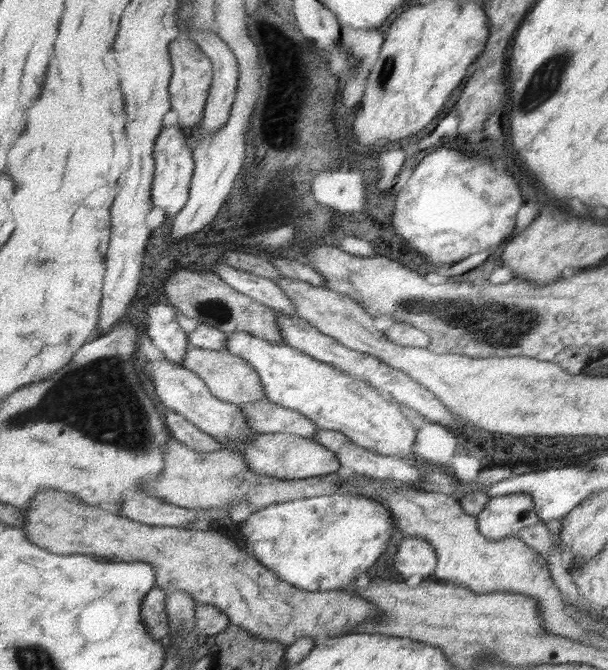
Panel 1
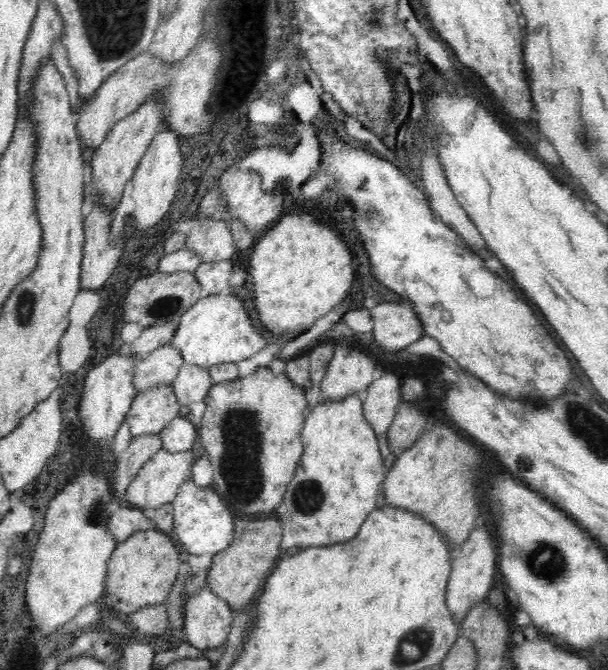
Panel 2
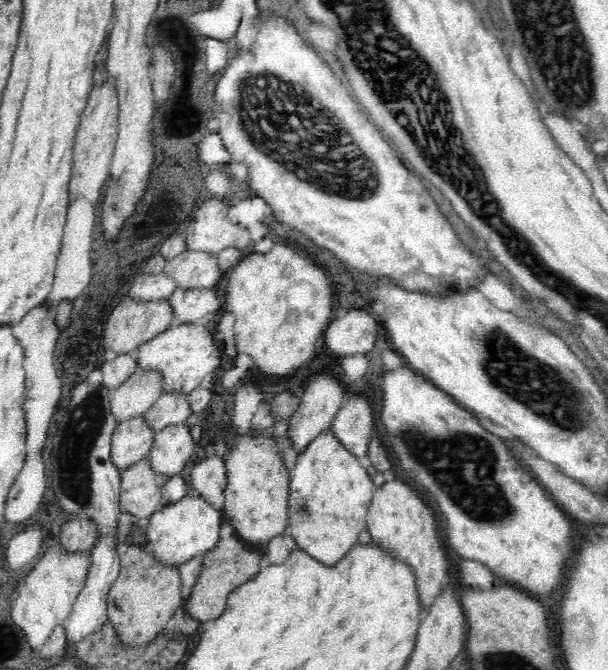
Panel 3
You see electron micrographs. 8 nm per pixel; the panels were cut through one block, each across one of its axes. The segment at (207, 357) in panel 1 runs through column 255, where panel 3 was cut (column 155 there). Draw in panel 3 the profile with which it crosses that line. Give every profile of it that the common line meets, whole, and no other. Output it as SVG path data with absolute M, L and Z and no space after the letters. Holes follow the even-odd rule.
M138 368L132 376L112 391L112 415L120 424L134 416L144 414L162 393L162 372Z

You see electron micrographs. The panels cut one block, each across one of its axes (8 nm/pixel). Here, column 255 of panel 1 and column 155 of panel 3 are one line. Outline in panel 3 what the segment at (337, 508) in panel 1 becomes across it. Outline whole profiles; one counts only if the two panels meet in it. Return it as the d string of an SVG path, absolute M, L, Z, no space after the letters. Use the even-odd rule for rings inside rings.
M186 495L178 502L165 505L157 512L154 511L154 514L145 521L148 539L146 549L152 550L158 561L179 566L192 557L207 553L218 544L223 516L223 511L206 502L204 497Z

